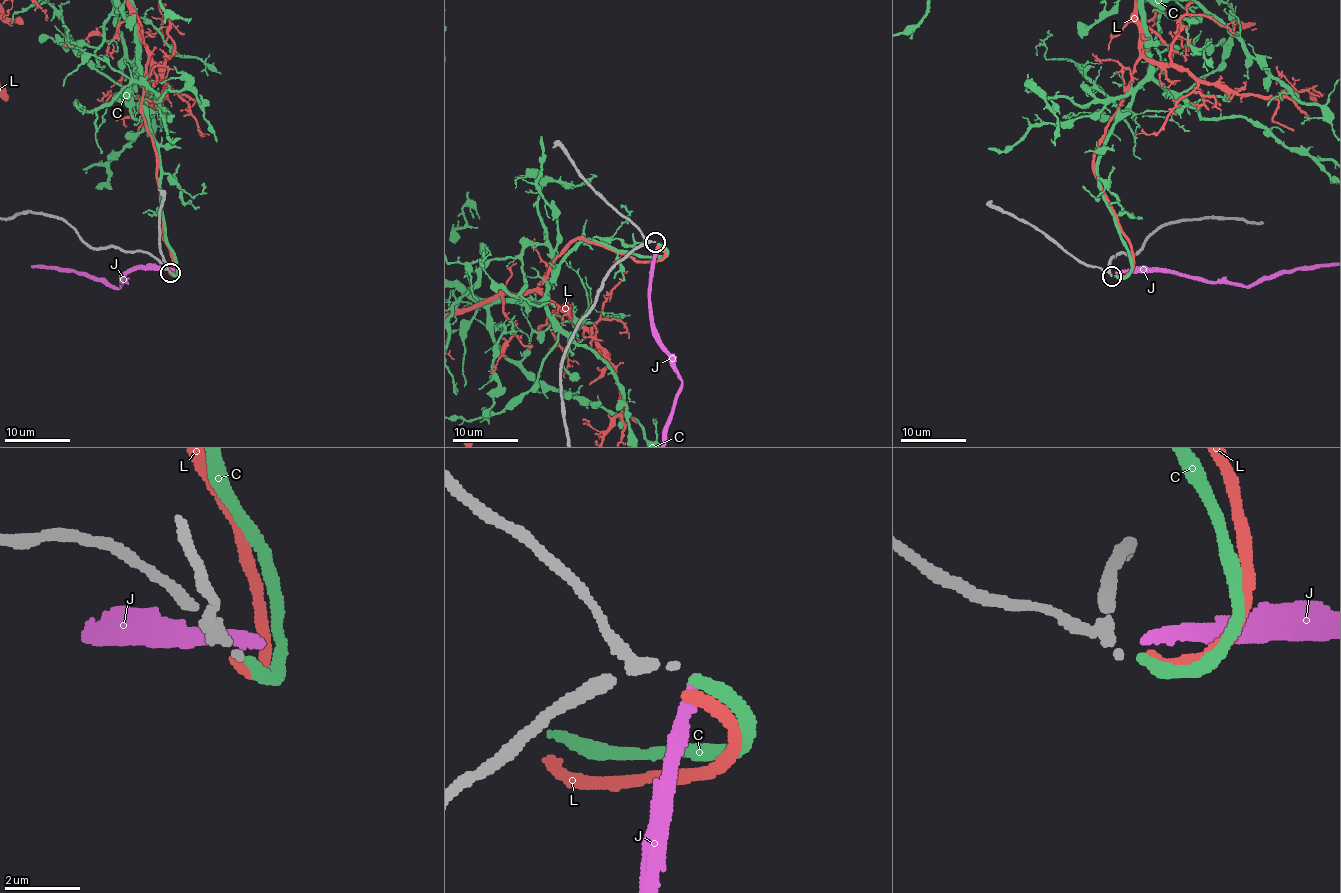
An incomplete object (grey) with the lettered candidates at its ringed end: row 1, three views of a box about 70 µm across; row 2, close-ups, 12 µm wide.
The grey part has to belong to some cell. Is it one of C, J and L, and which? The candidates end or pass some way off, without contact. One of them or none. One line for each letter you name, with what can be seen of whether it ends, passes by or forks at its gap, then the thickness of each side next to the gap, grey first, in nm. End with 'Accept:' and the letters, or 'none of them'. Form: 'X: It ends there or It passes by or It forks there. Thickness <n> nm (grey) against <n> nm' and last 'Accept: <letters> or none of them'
Accept: none of them

